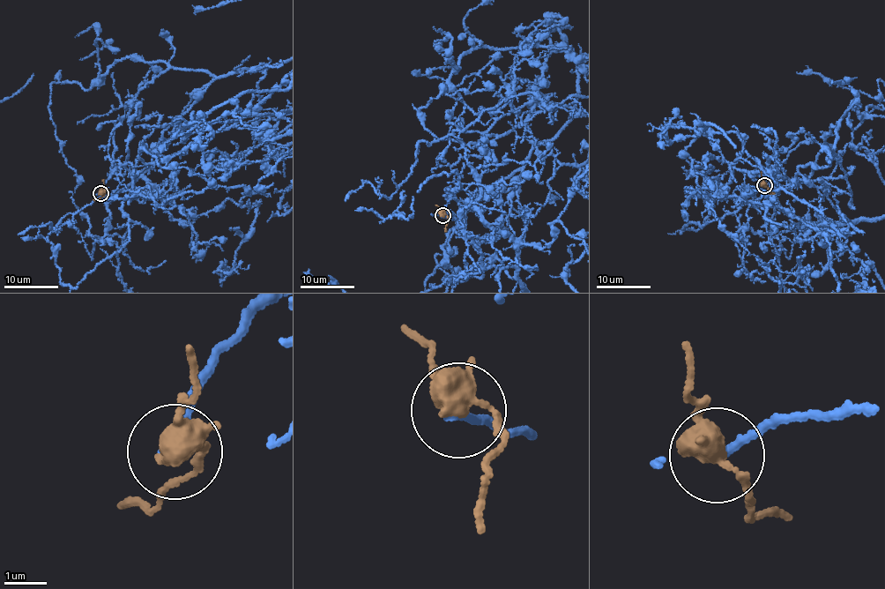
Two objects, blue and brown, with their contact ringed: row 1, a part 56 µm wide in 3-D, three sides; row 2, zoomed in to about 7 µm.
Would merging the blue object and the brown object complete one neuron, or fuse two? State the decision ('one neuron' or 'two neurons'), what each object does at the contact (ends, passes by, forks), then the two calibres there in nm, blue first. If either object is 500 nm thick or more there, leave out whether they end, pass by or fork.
two neurons | blue ends | brown forks | 180/360 nm

